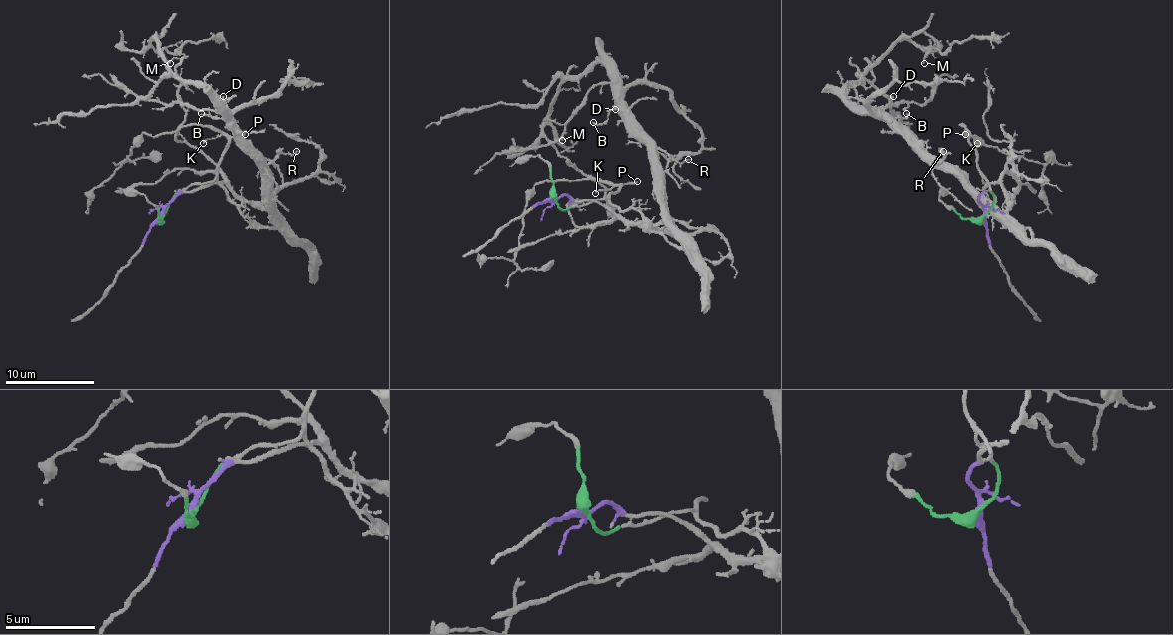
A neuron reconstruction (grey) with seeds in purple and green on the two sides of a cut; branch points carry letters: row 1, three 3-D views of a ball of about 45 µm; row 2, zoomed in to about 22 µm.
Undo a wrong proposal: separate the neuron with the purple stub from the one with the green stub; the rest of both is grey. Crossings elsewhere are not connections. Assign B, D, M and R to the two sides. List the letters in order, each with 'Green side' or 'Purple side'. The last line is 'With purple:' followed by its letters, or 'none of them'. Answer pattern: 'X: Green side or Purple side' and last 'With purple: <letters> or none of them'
B: Purple side
D: Purple side
M: Purple side
R: Purple side
With purple: B, D, M, R

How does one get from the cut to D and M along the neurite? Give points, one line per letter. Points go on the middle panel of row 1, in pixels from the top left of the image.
D: (552, 199), (568, 194), (577, 201), (599, 201), (637, 223), (664, 219), (660, 156), (615, 100), (615, 109)
M: (552, 199), (599, 201), (637, 223), (664, 219), (655, 141), (601, 62), (559, 87), (543, 134), (561, 141)

